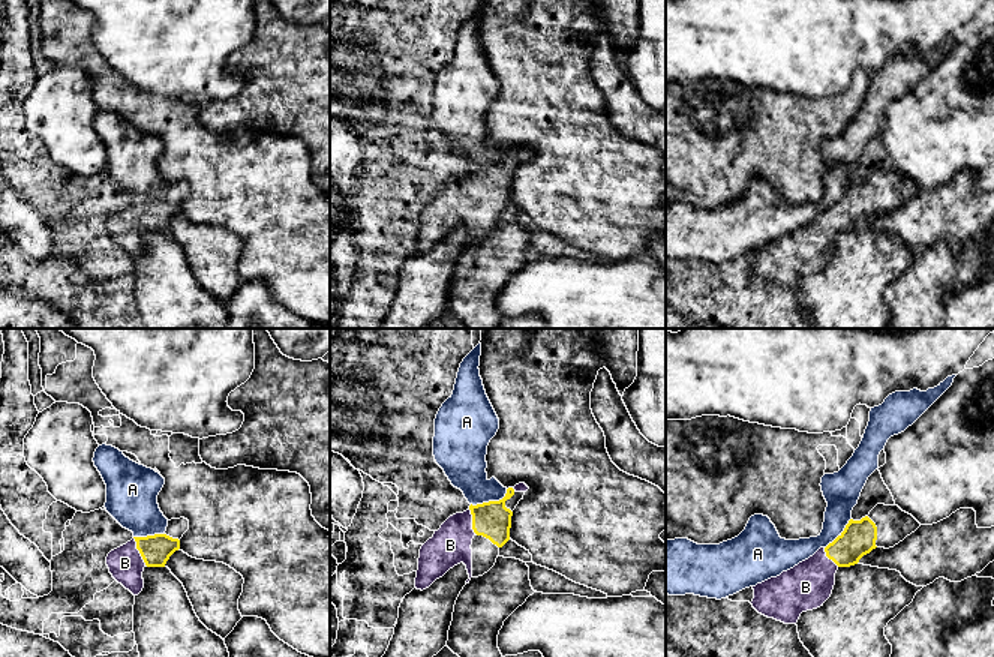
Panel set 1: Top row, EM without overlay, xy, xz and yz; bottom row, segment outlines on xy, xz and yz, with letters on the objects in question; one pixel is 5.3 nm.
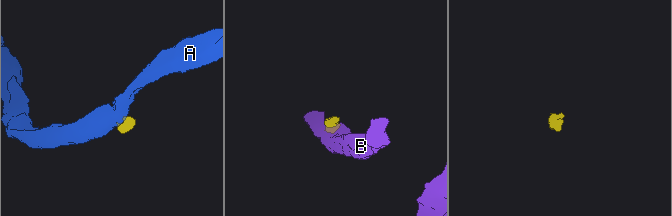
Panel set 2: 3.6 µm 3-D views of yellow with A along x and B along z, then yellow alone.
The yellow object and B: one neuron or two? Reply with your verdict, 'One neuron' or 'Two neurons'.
One neuron

